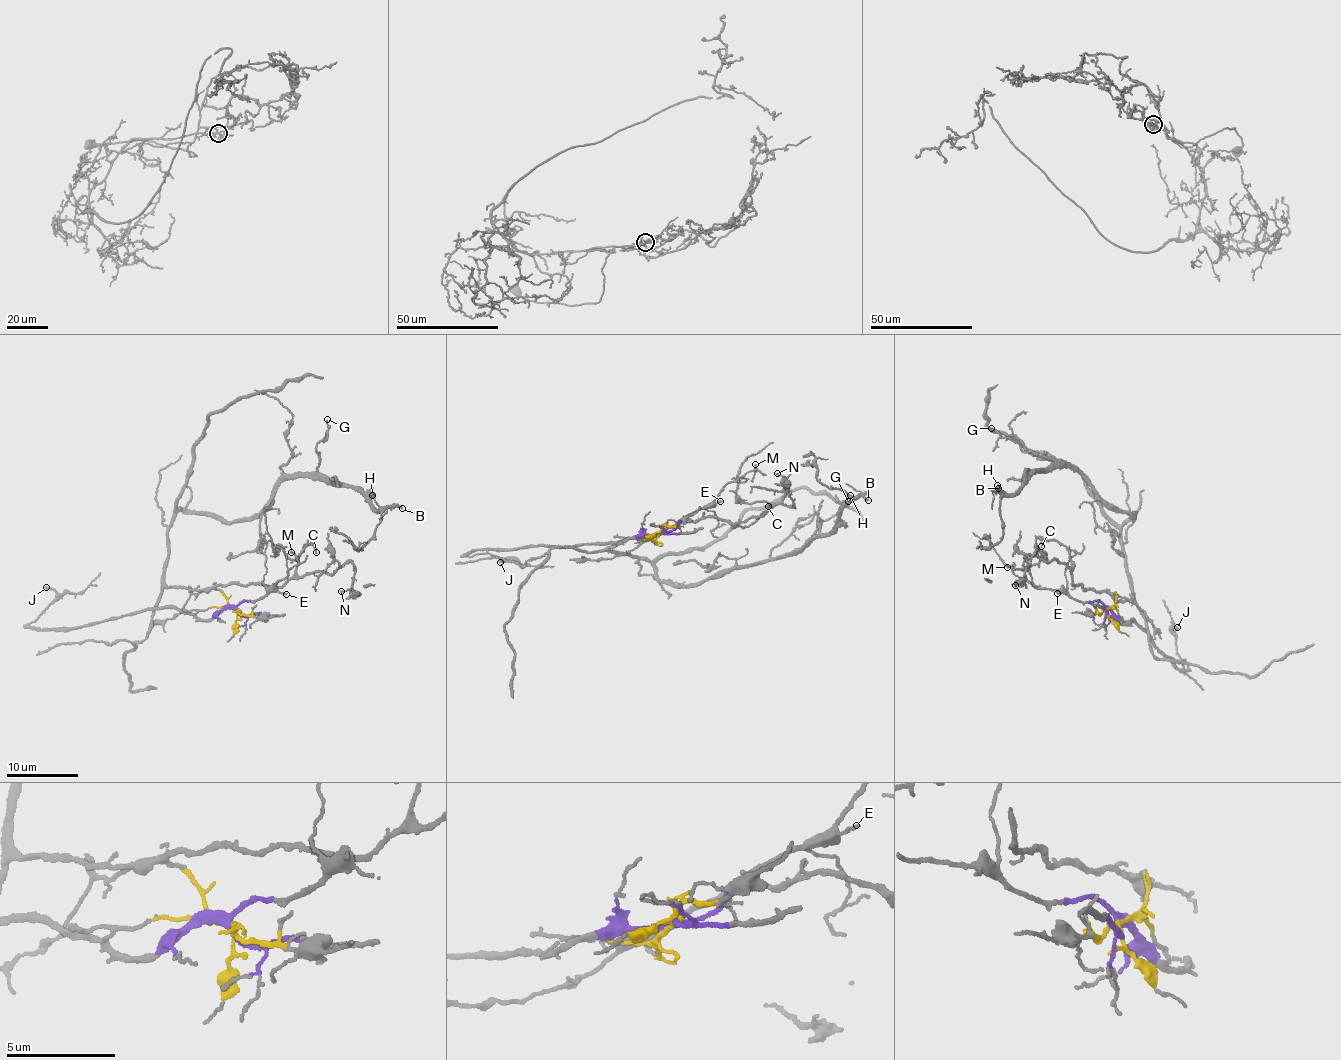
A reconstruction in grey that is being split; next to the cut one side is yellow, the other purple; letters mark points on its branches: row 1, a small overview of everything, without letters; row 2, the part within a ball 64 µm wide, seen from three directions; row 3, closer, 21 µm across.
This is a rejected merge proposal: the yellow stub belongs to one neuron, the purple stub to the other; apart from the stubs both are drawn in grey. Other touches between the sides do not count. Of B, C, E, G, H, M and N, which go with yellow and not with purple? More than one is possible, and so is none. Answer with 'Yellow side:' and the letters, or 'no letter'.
Yellow side: B, C, G, H, N

